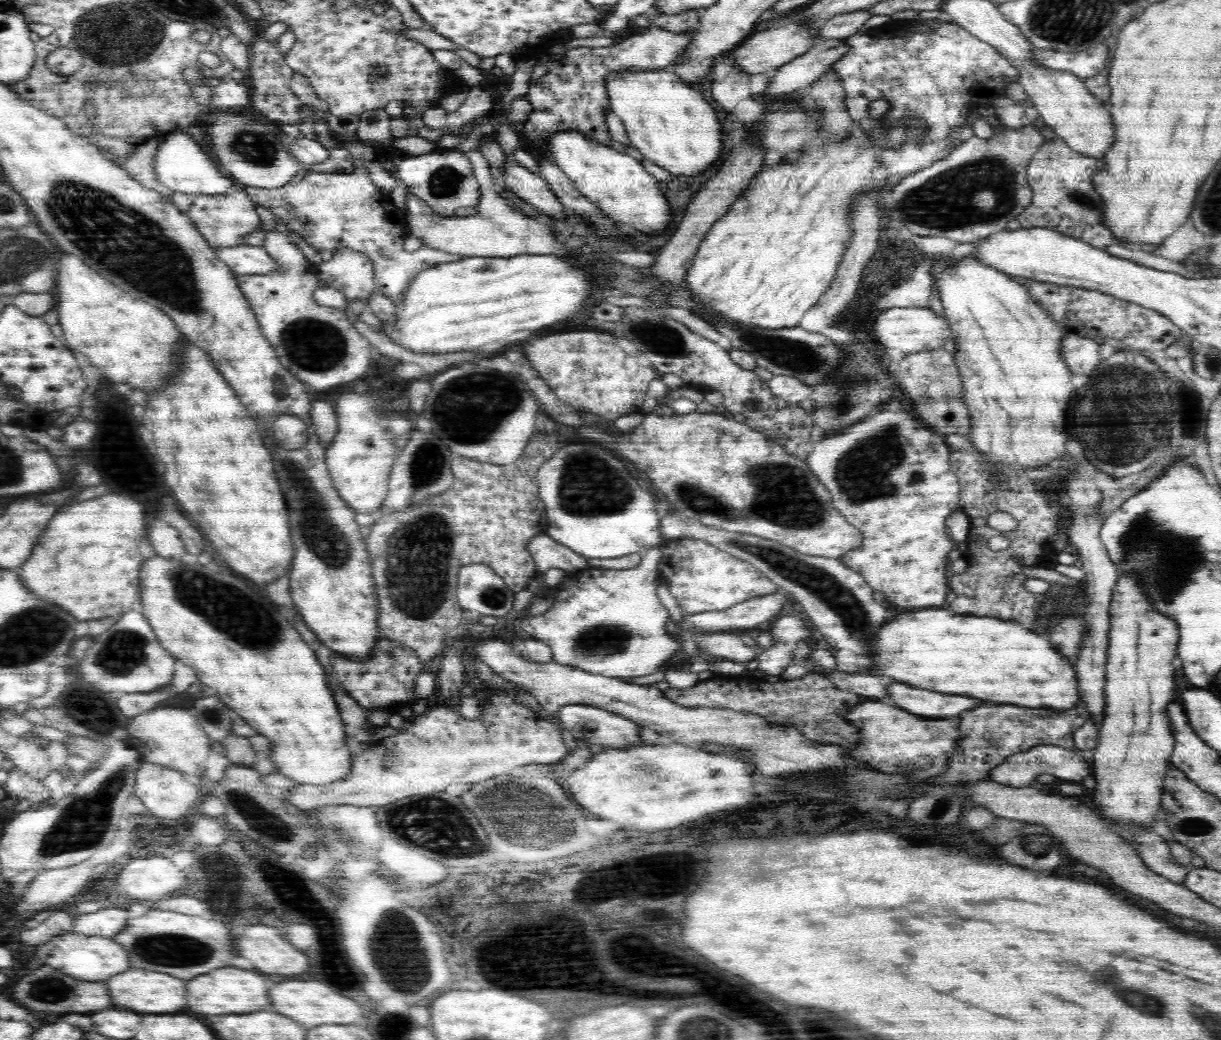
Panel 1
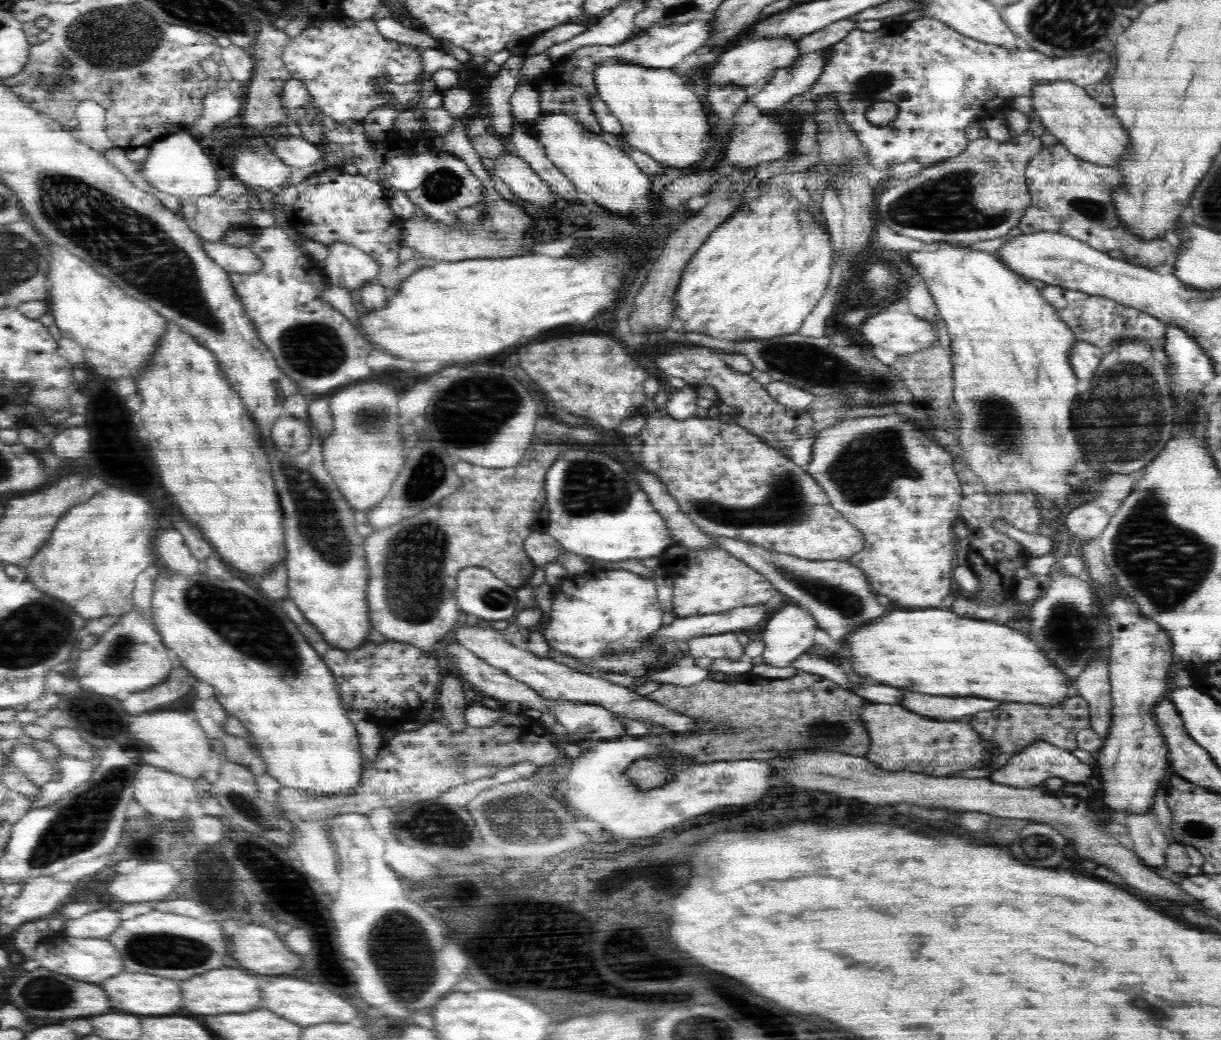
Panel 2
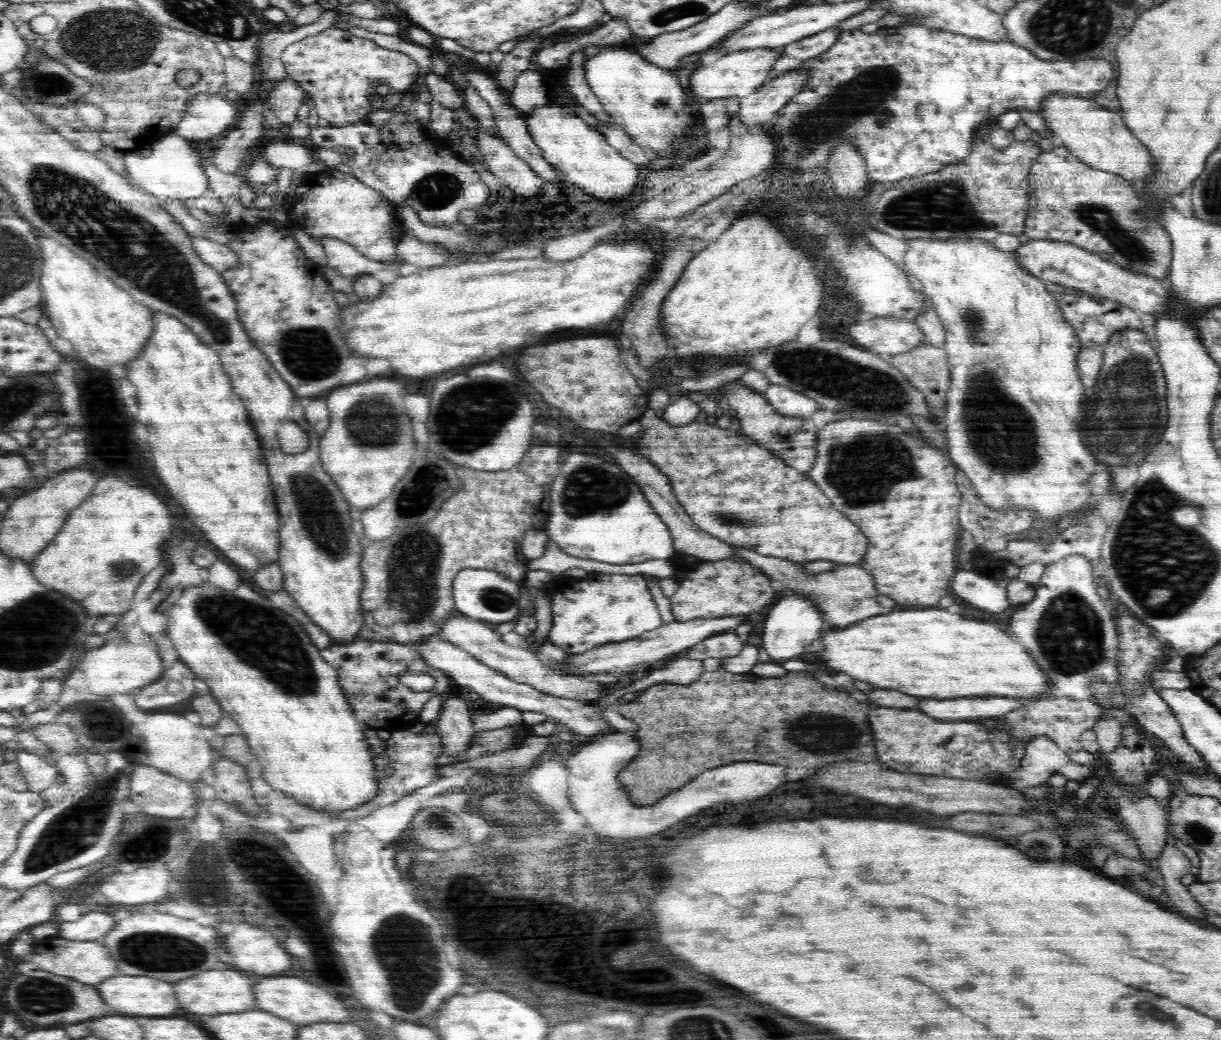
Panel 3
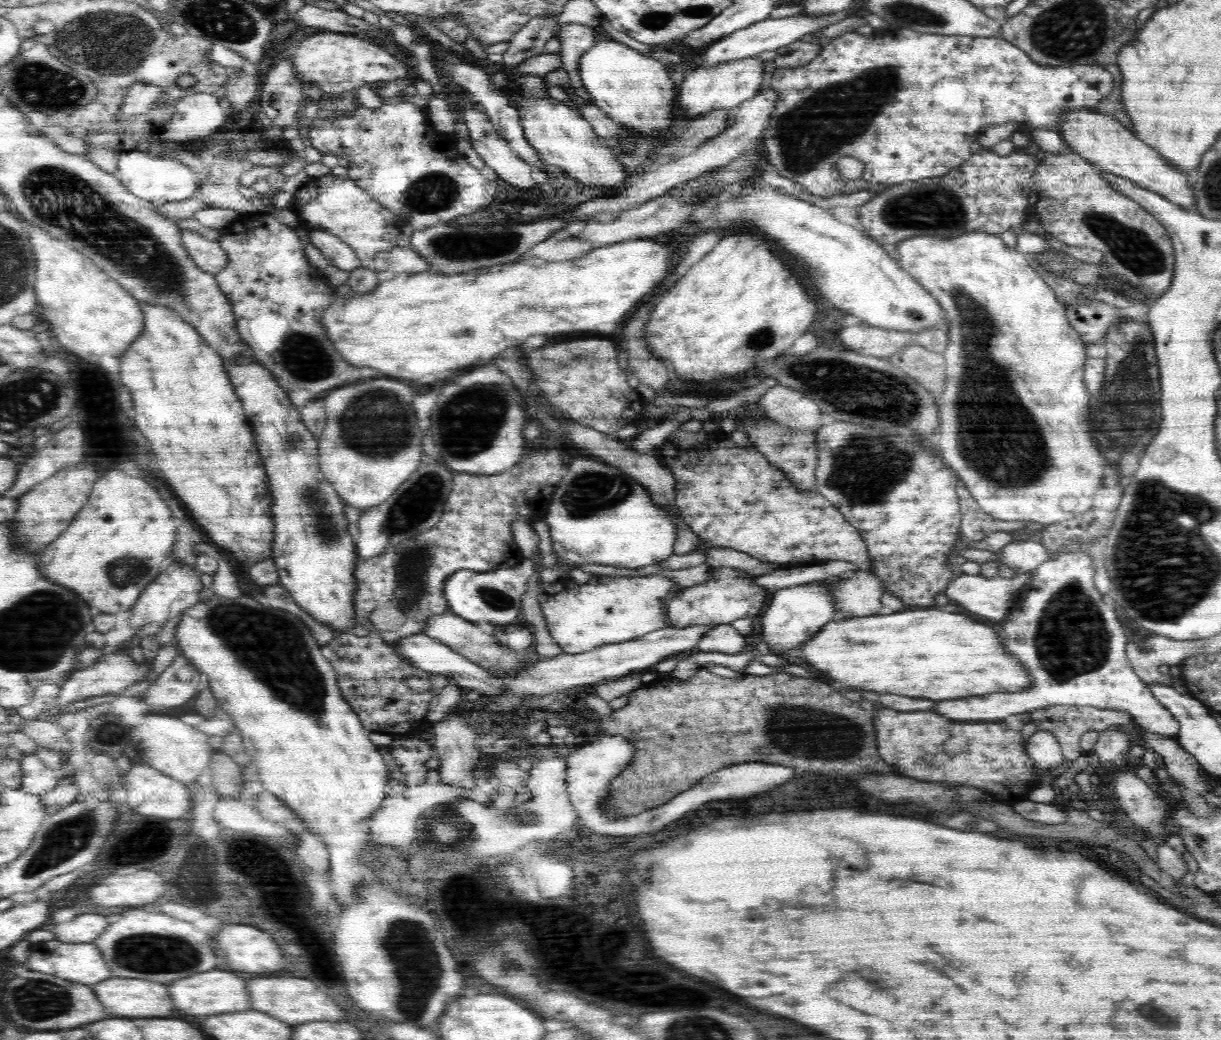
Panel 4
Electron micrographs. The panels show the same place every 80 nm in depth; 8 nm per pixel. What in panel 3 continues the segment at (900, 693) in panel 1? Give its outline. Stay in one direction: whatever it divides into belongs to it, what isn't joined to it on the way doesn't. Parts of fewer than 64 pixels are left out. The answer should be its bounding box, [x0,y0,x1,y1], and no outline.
[920,698,1024,720]

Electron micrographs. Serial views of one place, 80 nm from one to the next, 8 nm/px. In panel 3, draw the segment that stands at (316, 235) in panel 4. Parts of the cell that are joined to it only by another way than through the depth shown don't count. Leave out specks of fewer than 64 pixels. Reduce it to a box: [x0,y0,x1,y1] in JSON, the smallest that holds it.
[320,239,384,280]

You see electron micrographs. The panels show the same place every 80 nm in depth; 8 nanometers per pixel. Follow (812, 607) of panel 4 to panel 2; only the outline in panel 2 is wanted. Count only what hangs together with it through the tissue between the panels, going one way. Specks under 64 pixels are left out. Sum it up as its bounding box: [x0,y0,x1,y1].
[762,603,818,668]

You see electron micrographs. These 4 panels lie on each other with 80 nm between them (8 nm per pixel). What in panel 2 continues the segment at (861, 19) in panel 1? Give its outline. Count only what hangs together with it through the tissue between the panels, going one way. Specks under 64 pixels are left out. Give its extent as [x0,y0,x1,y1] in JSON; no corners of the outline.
[799,16,857,56]

